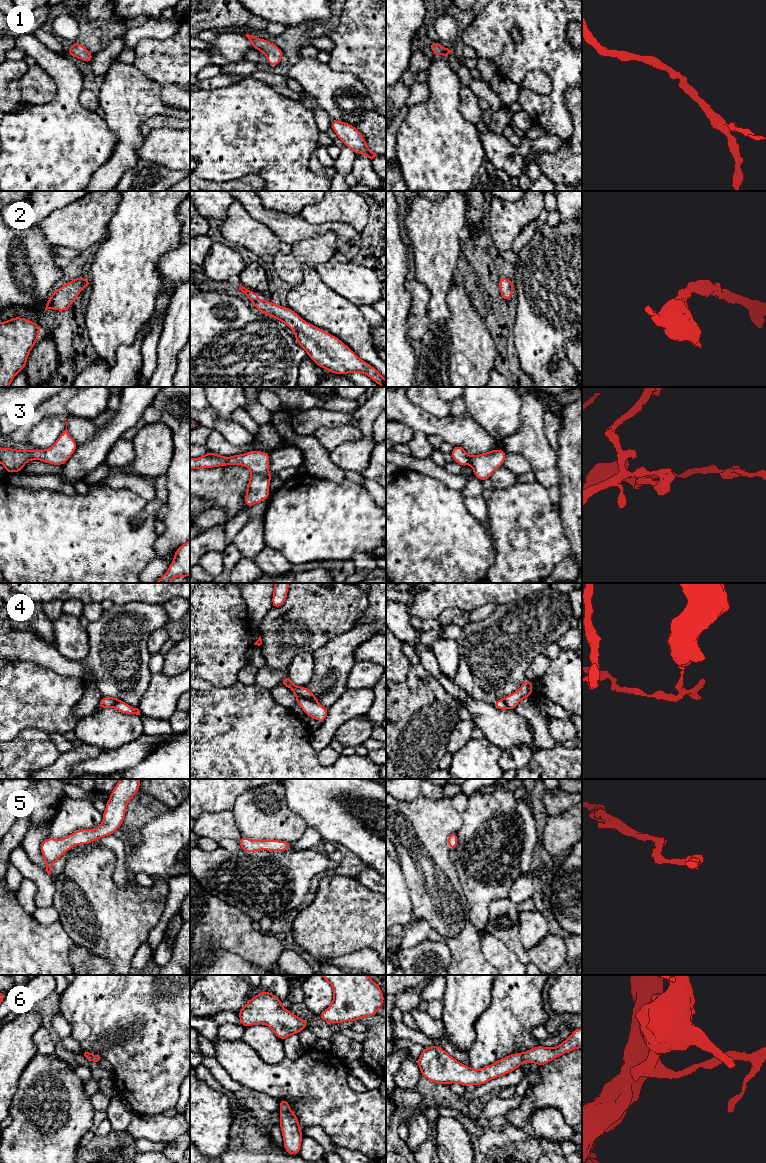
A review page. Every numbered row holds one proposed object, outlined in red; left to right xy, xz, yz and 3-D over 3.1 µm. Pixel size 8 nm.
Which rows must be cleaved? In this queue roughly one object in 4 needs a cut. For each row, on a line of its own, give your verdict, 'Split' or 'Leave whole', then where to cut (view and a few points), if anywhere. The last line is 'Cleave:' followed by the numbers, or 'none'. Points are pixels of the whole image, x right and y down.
1: Leave whole. No split
2: Leave whole. No split
3: Split. Split along xy (48, 449), (49, 456), (52, 459), (66, 460)
4: Split. Split along xz (295, 693), (316, 702)
5: Leave whole. No split
6: Leave whole. No split
Cleave: 3, 4

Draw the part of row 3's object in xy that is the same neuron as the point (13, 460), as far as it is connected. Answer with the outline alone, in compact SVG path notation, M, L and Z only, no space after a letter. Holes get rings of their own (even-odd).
M7 447L0 448L0 463L8 474L22 471L29 460L41 460L53 465L64 465L67 462L67 460L52 460L49 449L25 451Z

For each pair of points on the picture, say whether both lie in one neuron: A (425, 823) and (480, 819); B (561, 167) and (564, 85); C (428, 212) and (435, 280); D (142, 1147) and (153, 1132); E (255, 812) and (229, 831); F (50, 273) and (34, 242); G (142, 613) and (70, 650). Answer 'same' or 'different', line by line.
A: different
B: different
C: same
D: different
E: different
F: same
G: different

